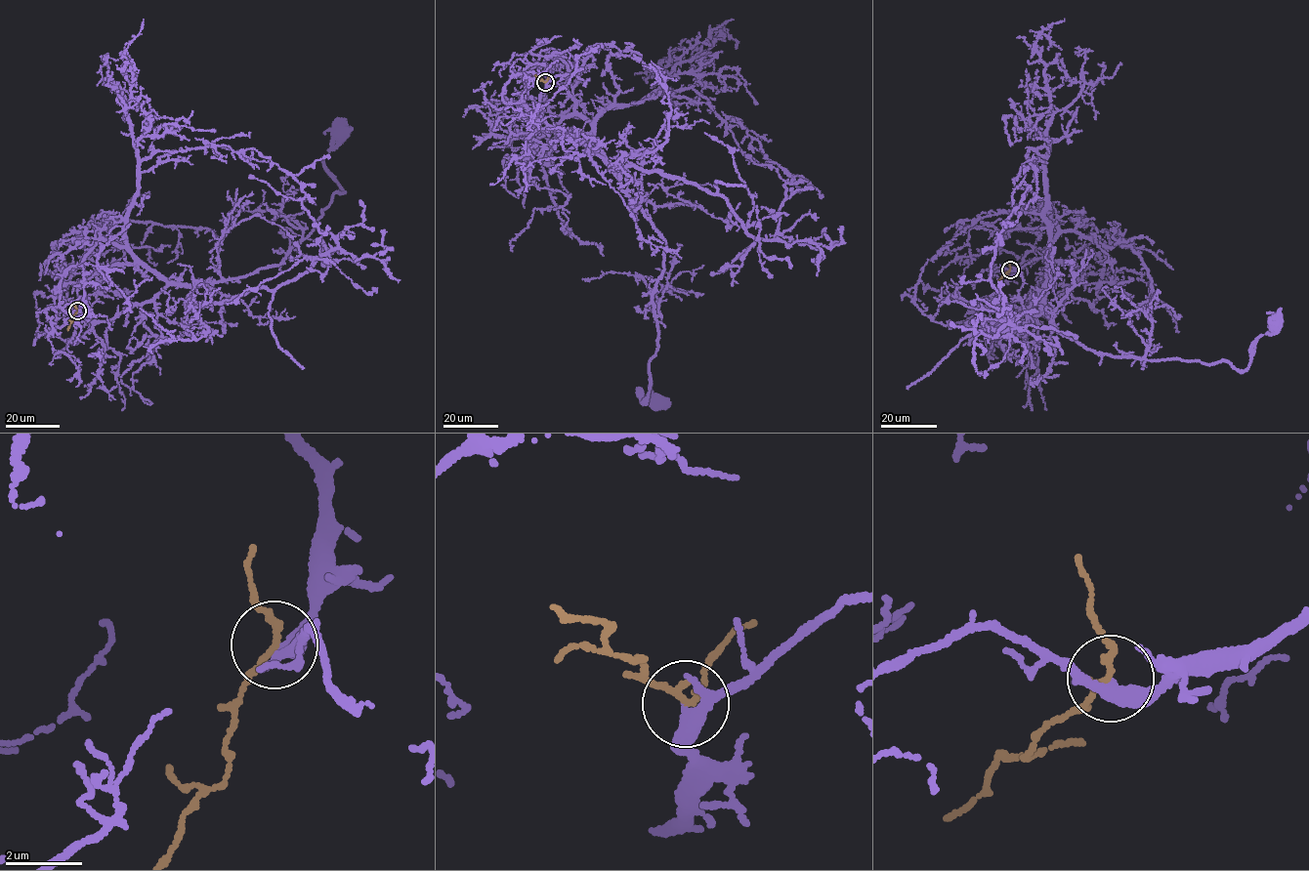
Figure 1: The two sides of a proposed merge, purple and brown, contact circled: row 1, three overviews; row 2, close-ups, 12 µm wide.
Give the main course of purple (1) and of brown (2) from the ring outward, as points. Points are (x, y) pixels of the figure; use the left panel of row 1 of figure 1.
1: (77, 311), (81, 282), (122, 264), (142, 264), (195, 286), (282, 262), (341, 192), (323, 160), (339, 136)
2: (77, 311), (67, 330)

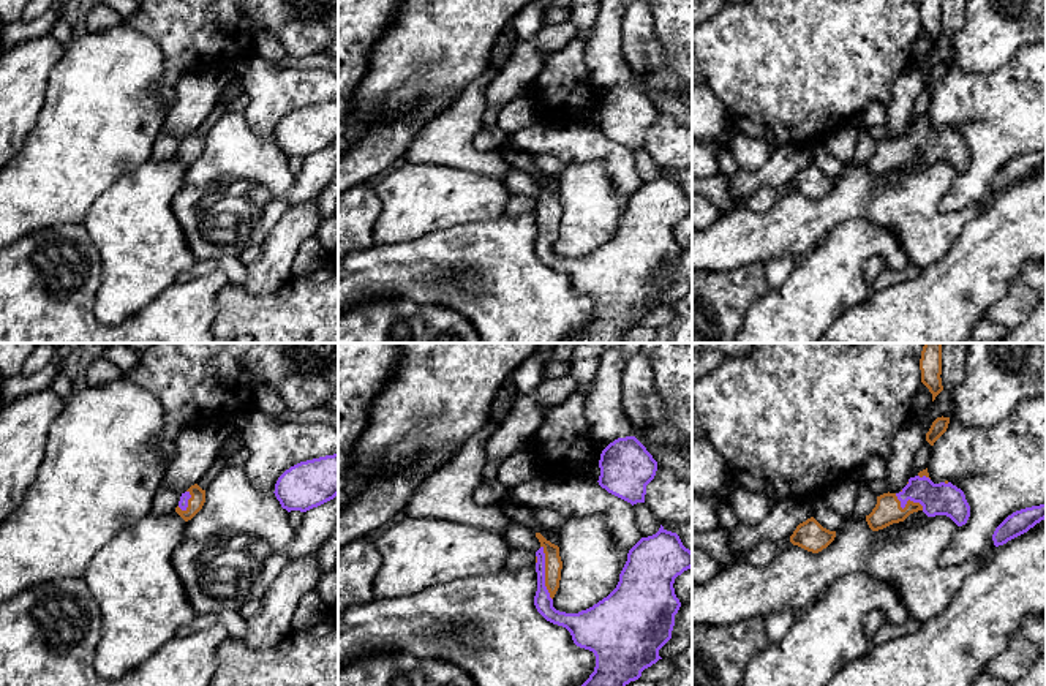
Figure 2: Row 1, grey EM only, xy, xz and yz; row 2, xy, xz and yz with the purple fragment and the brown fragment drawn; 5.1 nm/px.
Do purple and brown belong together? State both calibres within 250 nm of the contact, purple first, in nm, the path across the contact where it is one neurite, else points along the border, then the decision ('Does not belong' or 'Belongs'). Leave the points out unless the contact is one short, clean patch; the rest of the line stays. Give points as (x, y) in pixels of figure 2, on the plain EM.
Thickness 90 nm (purple) against 90 nm. Path across: xz (542, 247), (544, 218), (553, 211). Belongs

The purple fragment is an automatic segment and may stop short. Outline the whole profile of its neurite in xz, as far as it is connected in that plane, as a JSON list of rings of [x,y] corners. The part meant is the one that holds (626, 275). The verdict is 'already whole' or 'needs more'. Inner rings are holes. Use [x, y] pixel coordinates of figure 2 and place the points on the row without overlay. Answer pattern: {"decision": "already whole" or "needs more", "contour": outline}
{"decision": "needs more", "contour": [[[662,171],[653,182],[642,183],[627,199],[616,234],[593,253],[578,259],[559,258],[553,243],[559,234],[563,207],[559,193],[536,179],[540,194],[536,198],[537,237],[534,251],[550,269],[566,273],[577,292],[596,302],[589,324],[563,343],[624,343],[624,334],[642,322],[642,318],[659,305],[659,296],[672,285],[675,261],[681,248],[675,240],[675,224],[692,213],[692,198],[676,179]]]}

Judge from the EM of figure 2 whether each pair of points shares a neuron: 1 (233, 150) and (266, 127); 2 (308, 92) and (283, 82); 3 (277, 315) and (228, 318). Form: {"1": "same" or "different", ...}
{"1": "different", "2": "same", "3": "same"}

